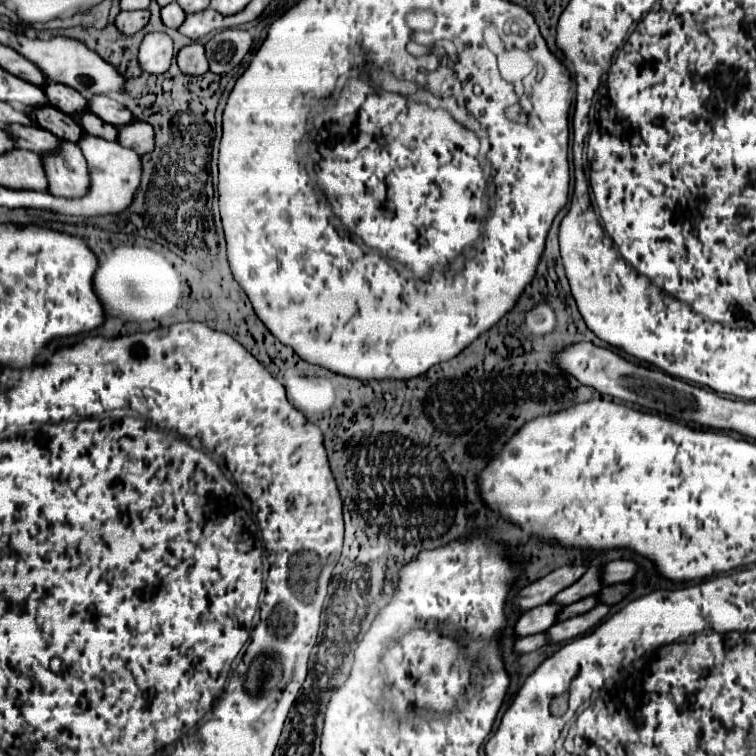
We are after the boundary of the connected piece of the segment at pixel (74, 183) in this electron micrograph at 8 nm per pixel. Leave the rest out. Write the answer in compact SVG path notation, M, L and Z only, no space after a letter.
M60 140L58 152L42 154L42 164L48 180L50 192L56 196L82 196L88 184L86 160L82 160L82 152L78 146L68 140Z

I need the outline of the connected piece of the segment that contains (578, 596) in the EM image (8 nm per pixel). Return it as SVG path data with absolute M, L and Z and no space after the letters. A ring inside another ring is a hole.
M588 568L586 574L584 574L578 582L574 582L572 586L564 588L562 592L558 592L558 594L550 600L550 604L568 606L568 604L578 602L578 600L582 600L582 598L586 598L586 596L598 594L600 588L602 588L602 582L598 580L598 568Z

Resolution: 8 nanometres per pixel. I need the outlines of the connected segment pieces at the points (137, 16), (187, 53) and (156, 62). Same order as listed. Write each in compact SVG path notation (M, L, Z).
M134 10L134 12L120 12L114 20L114 26L122 32L122 34L136 34L138 30L142 30L146 26L150 18L148 10Z
M190 44L190 46L180 48L180 52L176 54L176 62L178 62L180 72L190 74L190 76L200 76L200 74L208 72L204 46L200 46L200 44Z
M164 32L146 34L140 52L138 52L138 66L148 74L164 74L174 58L172 38Z

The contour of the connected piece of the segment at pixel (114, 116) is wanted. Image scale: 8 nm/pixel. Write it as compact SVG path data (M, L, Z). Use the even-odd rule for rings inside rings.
M92 96L88 100L88 108L90 108L90 112L94 112L98 118L102 118L104 122L108 122L112 126L126 124L128 120L134 118L120 102L116 102L114 98L108 98L108 96Z

